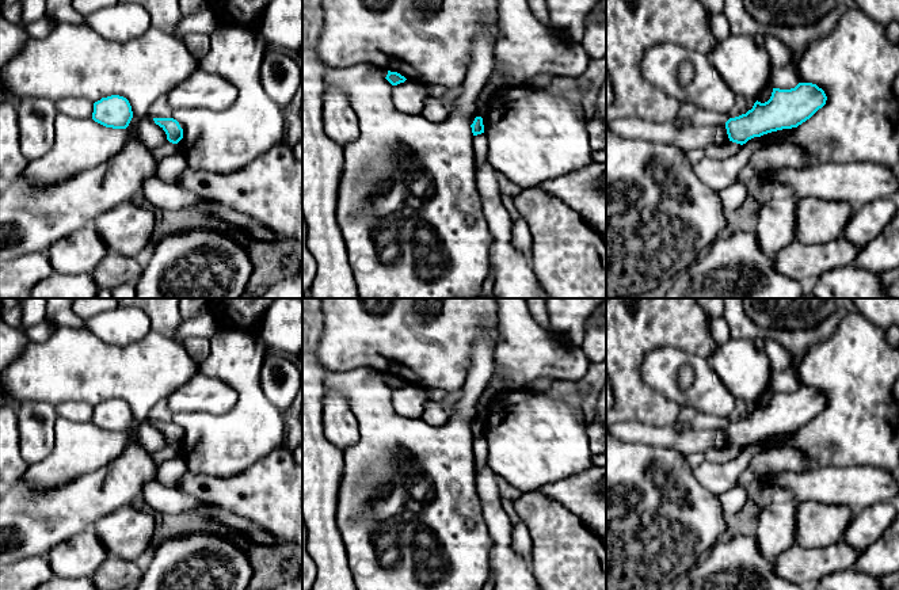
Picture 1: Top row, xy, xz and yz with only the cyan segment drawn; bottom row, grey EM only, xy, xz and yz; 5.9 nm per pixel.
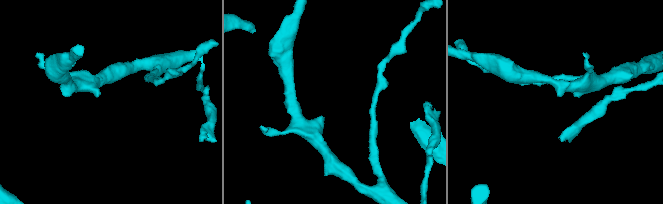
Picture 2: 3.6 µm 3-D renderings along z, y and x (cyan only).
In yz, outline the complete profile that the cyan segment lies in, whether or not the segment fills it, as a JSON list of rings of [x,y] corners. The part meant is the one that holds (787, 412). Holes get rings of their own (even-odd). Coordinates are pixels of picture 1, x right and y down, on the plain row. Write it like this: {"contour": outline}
{"contour": [[[799,387],[795,392],[773,392],[767,406],[755,406],[746,418],[730,422],[725,433],[730,445],[746,448],[754,441],[797,431],[826,408],[827,400],[812,387]]]}

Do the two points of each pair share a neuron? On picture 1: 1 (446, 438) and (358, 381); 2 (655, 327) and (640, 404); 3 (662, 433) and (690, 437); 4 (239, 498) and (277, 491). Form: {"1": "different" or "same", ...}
{"1": "same", "2": "same", "3": "same", "4": "same"}

